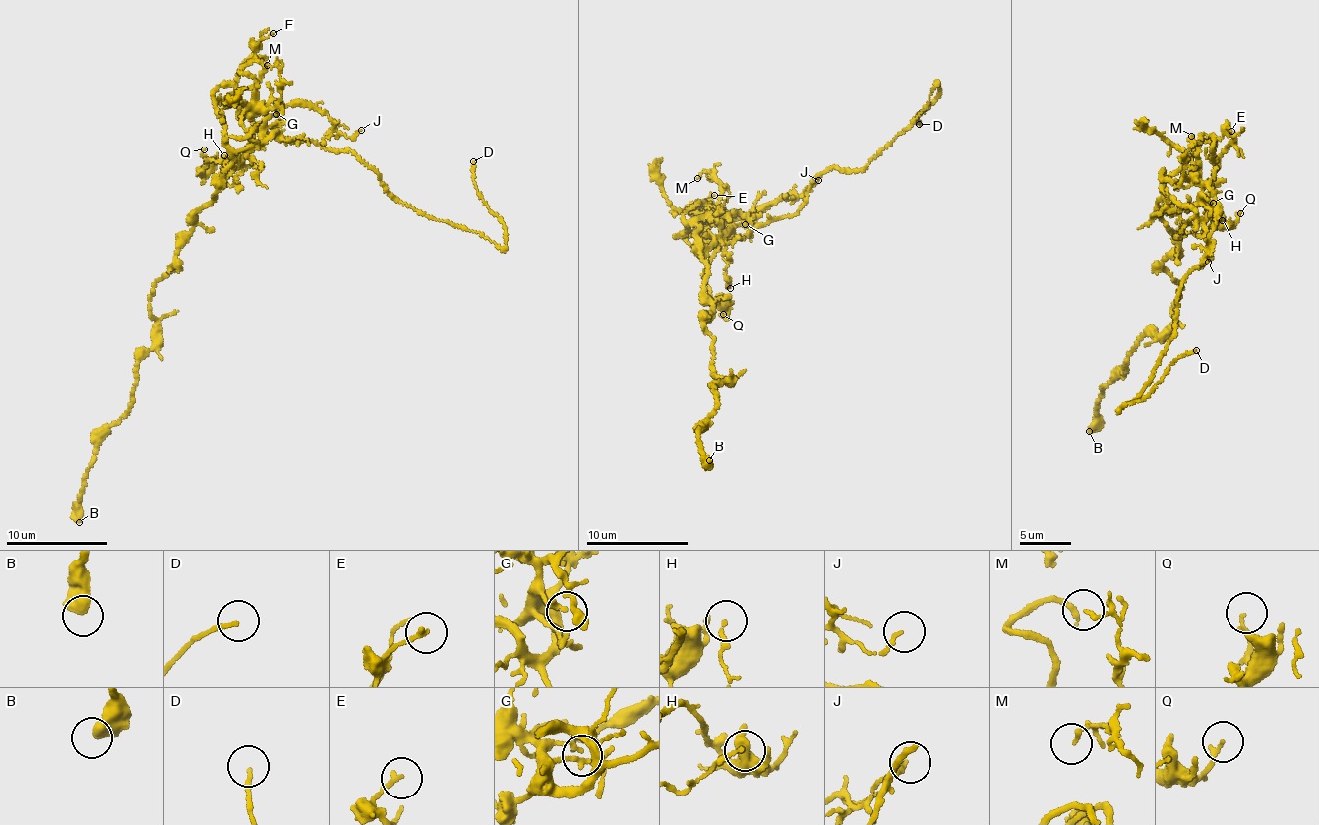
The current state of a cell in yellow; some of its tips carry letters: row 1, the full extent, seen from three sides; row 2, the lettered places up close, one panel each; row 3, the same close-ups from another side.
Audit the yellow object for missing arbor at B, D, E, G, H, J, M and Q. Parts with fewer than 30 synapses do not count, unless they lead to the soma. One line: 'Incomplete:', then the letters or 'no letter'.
Incomplete: D

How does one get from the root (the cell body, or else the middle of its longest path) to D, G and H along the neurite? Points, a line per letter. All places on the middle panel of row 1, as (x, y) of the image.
D: (711, 246), (730, 231), (744, 235), (795, 213), (814, 177), (864, 167), (940, 84), (919, 124)
G: (711, 246), (719, 235), (731, 228), (731, 221), (740, 219), (745, 224)
H: (711, 246), (716, 238), (727, 248), (724, 259), (729, 282), (726, 285), (730, 288)

